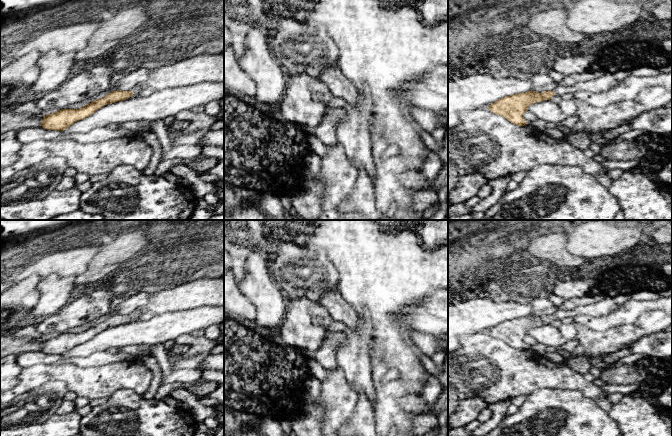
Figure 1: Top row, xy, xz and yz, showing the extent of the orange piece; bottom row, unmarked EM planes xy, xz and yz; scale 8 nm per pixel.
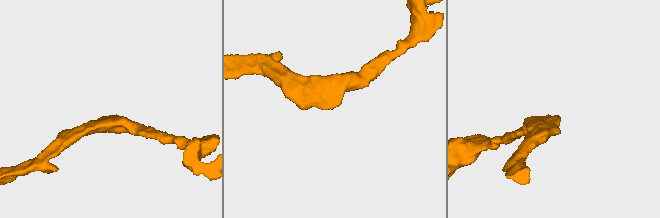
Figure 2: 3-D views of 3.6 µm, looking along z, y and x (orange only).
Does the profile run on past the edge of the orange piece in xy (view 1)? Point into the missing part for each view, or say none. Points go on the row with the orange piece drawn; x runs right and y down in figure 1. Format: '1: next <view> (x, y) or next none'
1: next none

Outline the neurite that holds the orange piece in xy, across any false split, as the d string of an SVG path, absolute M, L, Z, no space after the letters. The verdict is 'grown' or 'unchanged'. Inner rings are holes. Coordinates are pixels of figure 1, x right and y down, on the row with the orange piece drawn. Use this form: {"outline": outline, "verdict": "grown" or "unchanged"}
{"outline": "M113 91L103 98L95 100L80 109L62 109L43 117L41 126L47 130L64 131L79 120L83 120L107 104L130 98L132 91Z", "verdict": "unchanged"}

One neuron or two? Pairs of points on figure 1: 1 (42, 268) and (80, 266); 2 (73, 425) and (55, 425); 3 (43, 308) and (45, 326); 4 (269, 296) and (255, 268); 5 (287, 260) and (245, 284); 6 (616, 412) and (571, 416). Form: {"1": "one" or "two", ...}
{"1": "one", "2": "one", "3": "two", "4": "one", "5": "two", "6": "two"}

